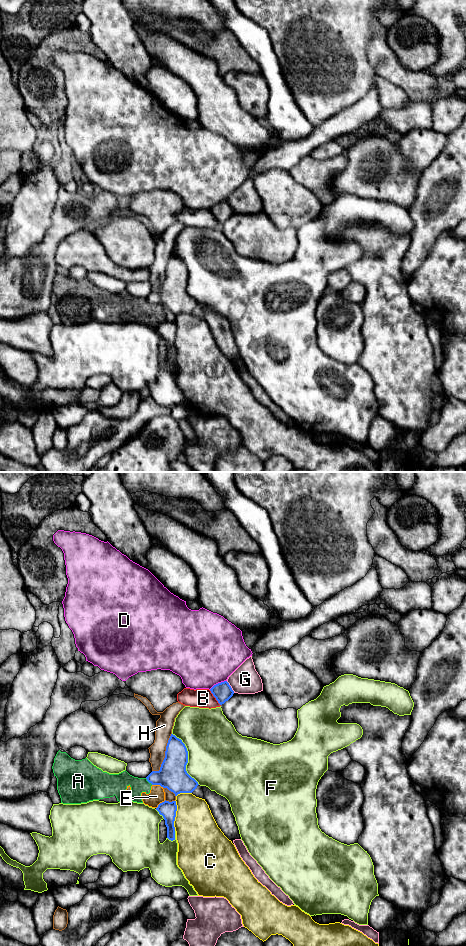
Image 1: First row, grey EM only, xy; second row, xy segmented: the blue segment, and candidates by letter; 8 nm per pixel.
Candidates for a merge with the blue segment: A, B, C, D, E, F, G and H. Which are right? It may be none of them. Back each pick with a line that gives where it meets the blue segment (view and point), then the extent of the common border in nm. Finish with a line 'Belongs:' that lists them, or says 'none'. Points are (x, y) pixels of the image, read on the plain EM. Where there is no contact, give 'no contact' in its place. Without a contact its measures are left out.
Belongs: none

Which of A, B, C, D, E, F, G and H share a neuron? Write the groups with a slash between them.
A E / B / C / D / F / G / H

